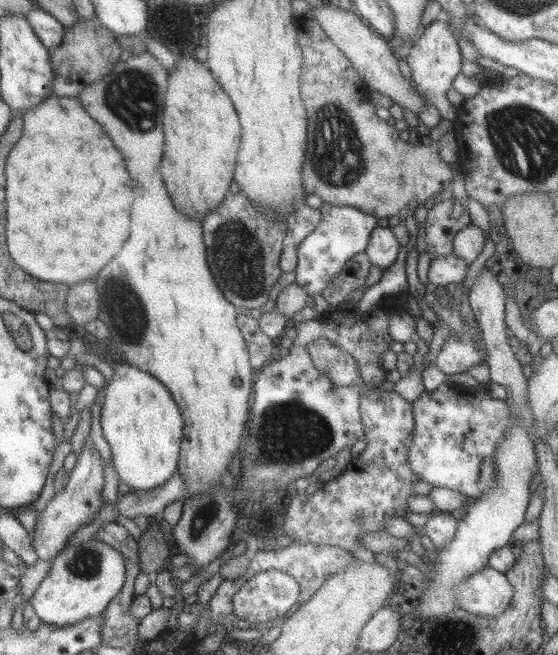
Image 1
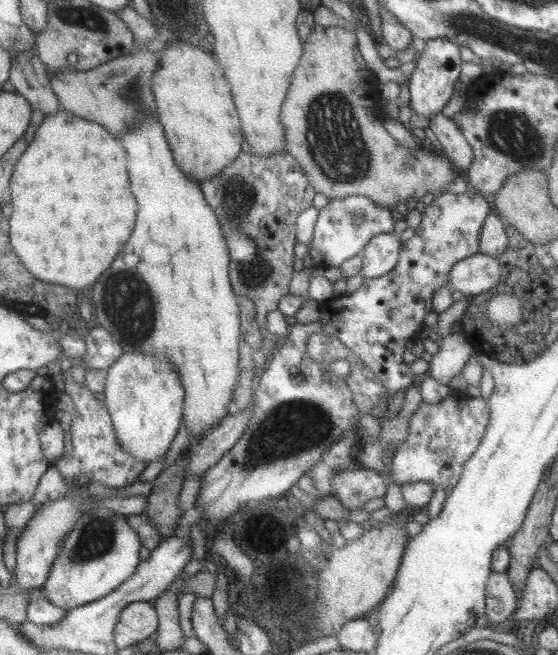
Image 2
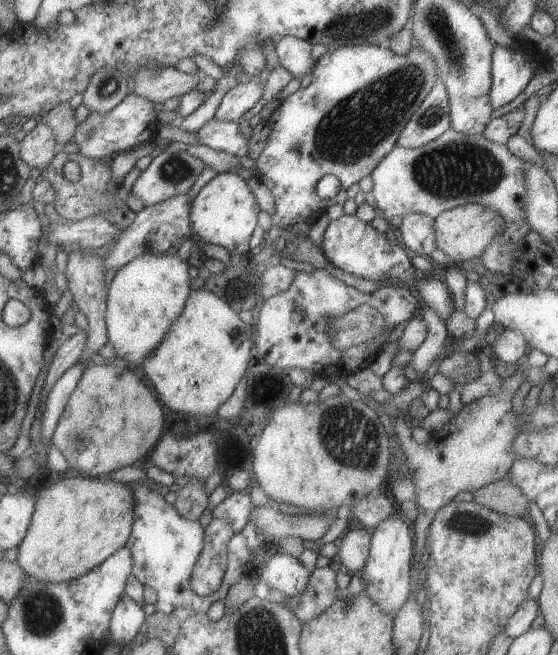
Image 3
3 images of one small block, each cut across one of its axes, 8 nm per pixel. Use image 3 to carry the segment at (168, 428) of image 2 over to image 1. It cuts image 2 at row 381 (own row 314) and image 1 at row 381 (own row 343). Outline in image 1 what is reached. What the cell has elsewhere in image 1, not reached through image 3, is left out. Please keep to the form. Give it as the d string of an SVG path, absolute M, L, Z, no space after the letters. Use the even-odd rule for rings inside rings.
M126 364L114 366L114 373L104 391L104 402L100 410L100 427L110 452L112 465L119 482L127 484L130 492L147 491L167 481L177 468L182 435L182 418L177 403L157 378L147 372Z

